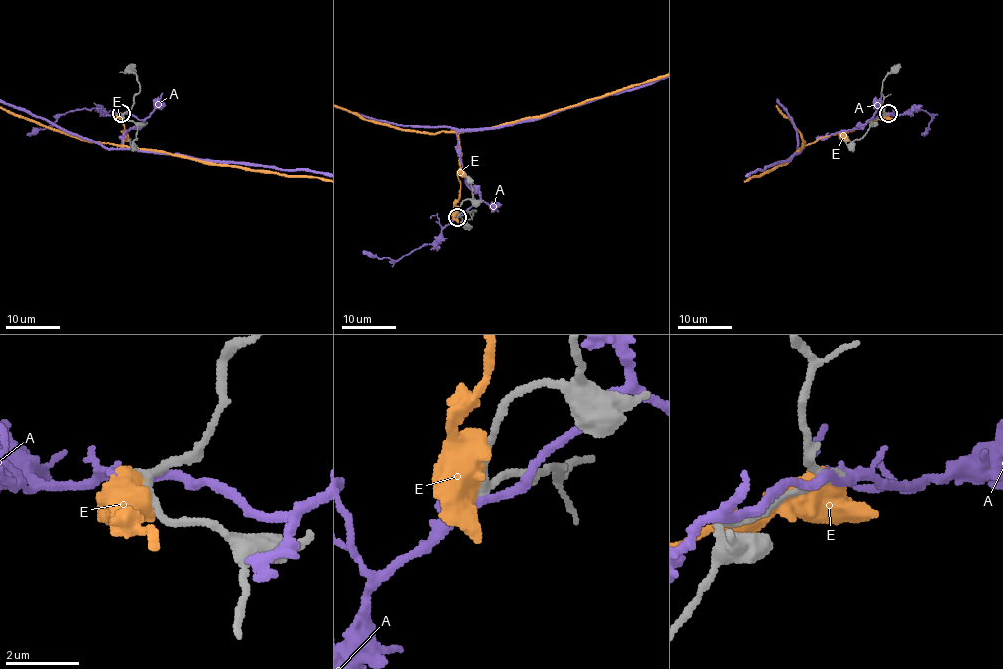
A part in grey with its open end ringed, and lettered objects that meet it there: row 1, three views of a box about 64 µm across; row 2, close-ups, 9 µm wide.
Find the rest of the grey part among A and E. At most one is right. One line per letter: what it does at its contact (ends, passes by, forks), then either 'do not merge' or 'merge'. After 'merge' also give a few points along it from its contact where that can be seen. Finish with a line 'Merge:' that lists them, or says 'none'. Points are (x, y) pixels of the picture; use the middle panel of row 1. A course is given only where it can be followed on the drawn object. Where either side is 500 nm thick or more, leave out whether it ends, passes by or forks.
A: it forks | do not merge
E: do not merge
Merge: none

